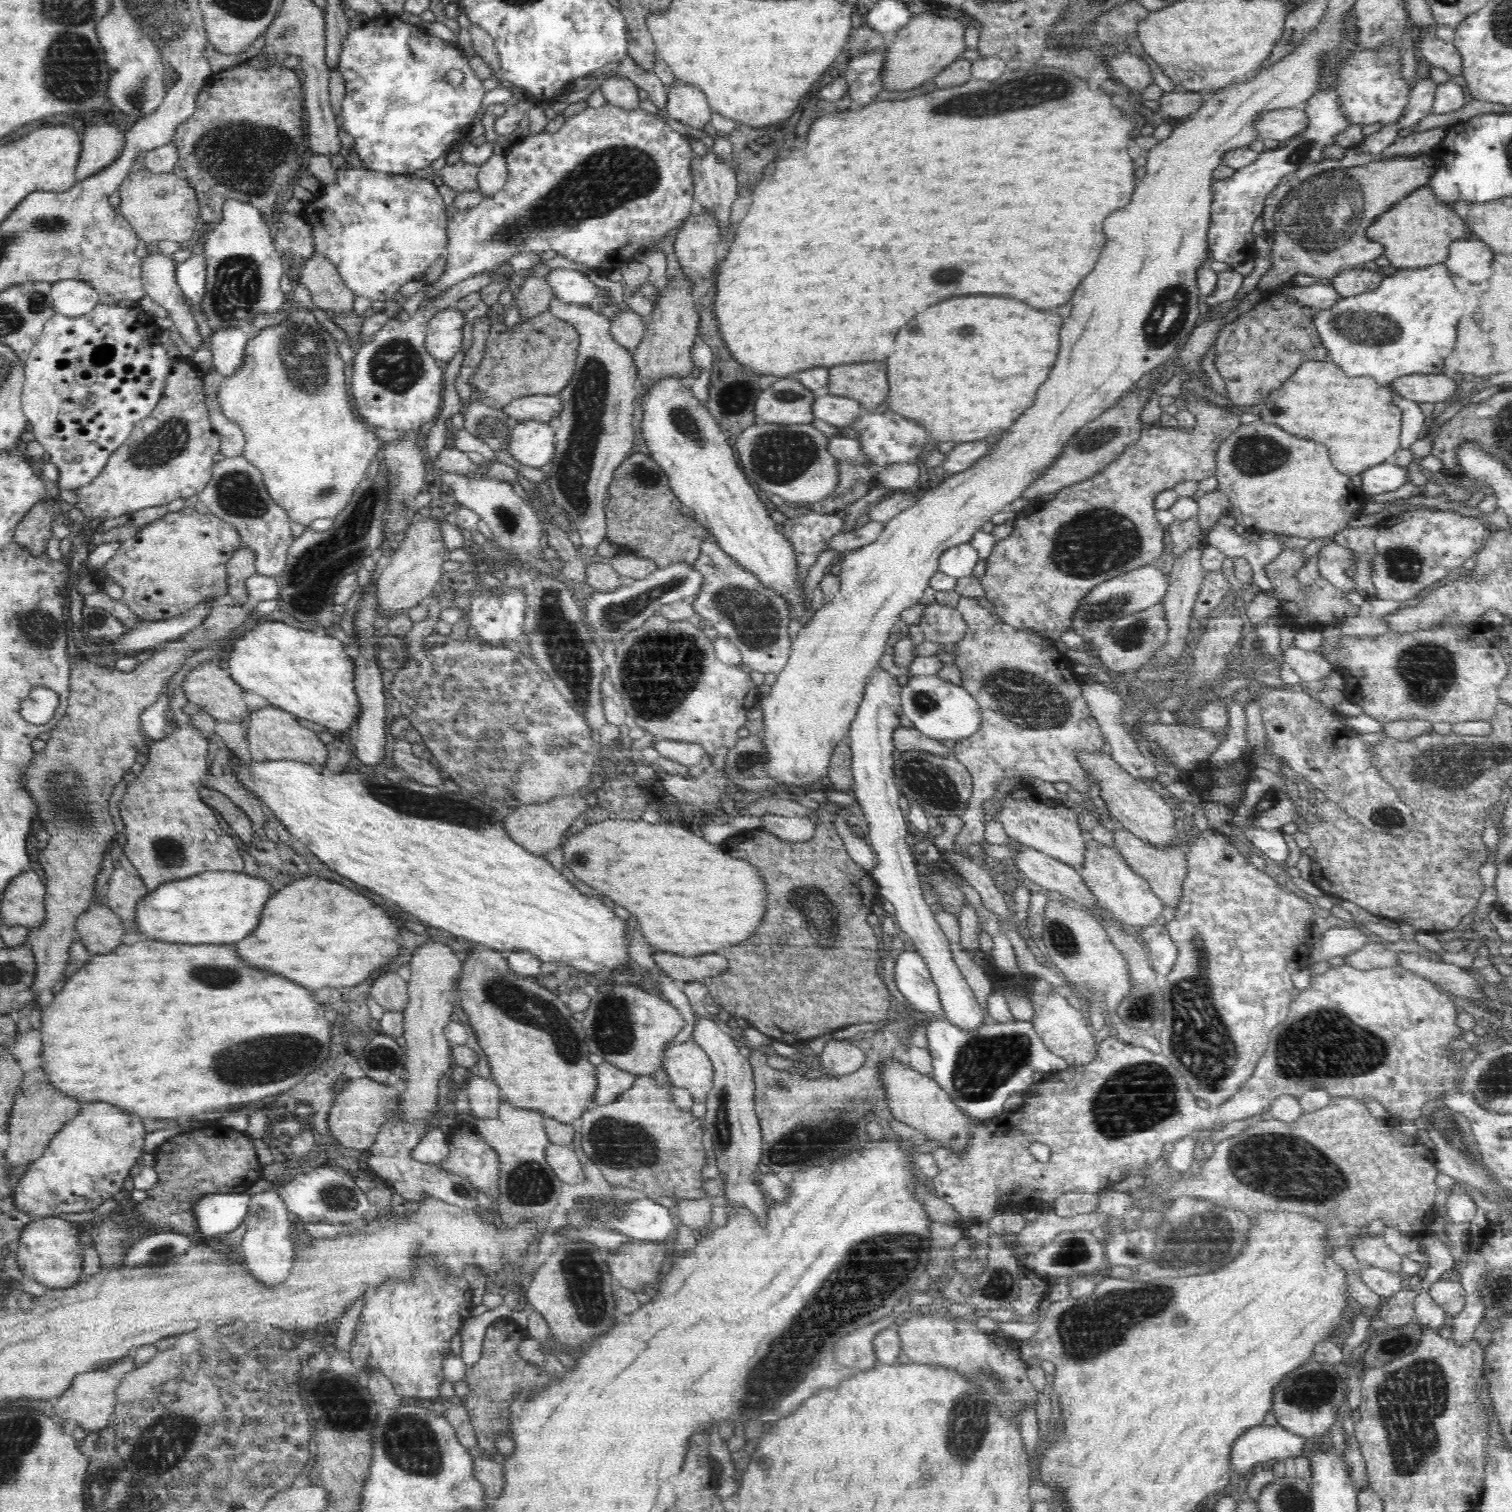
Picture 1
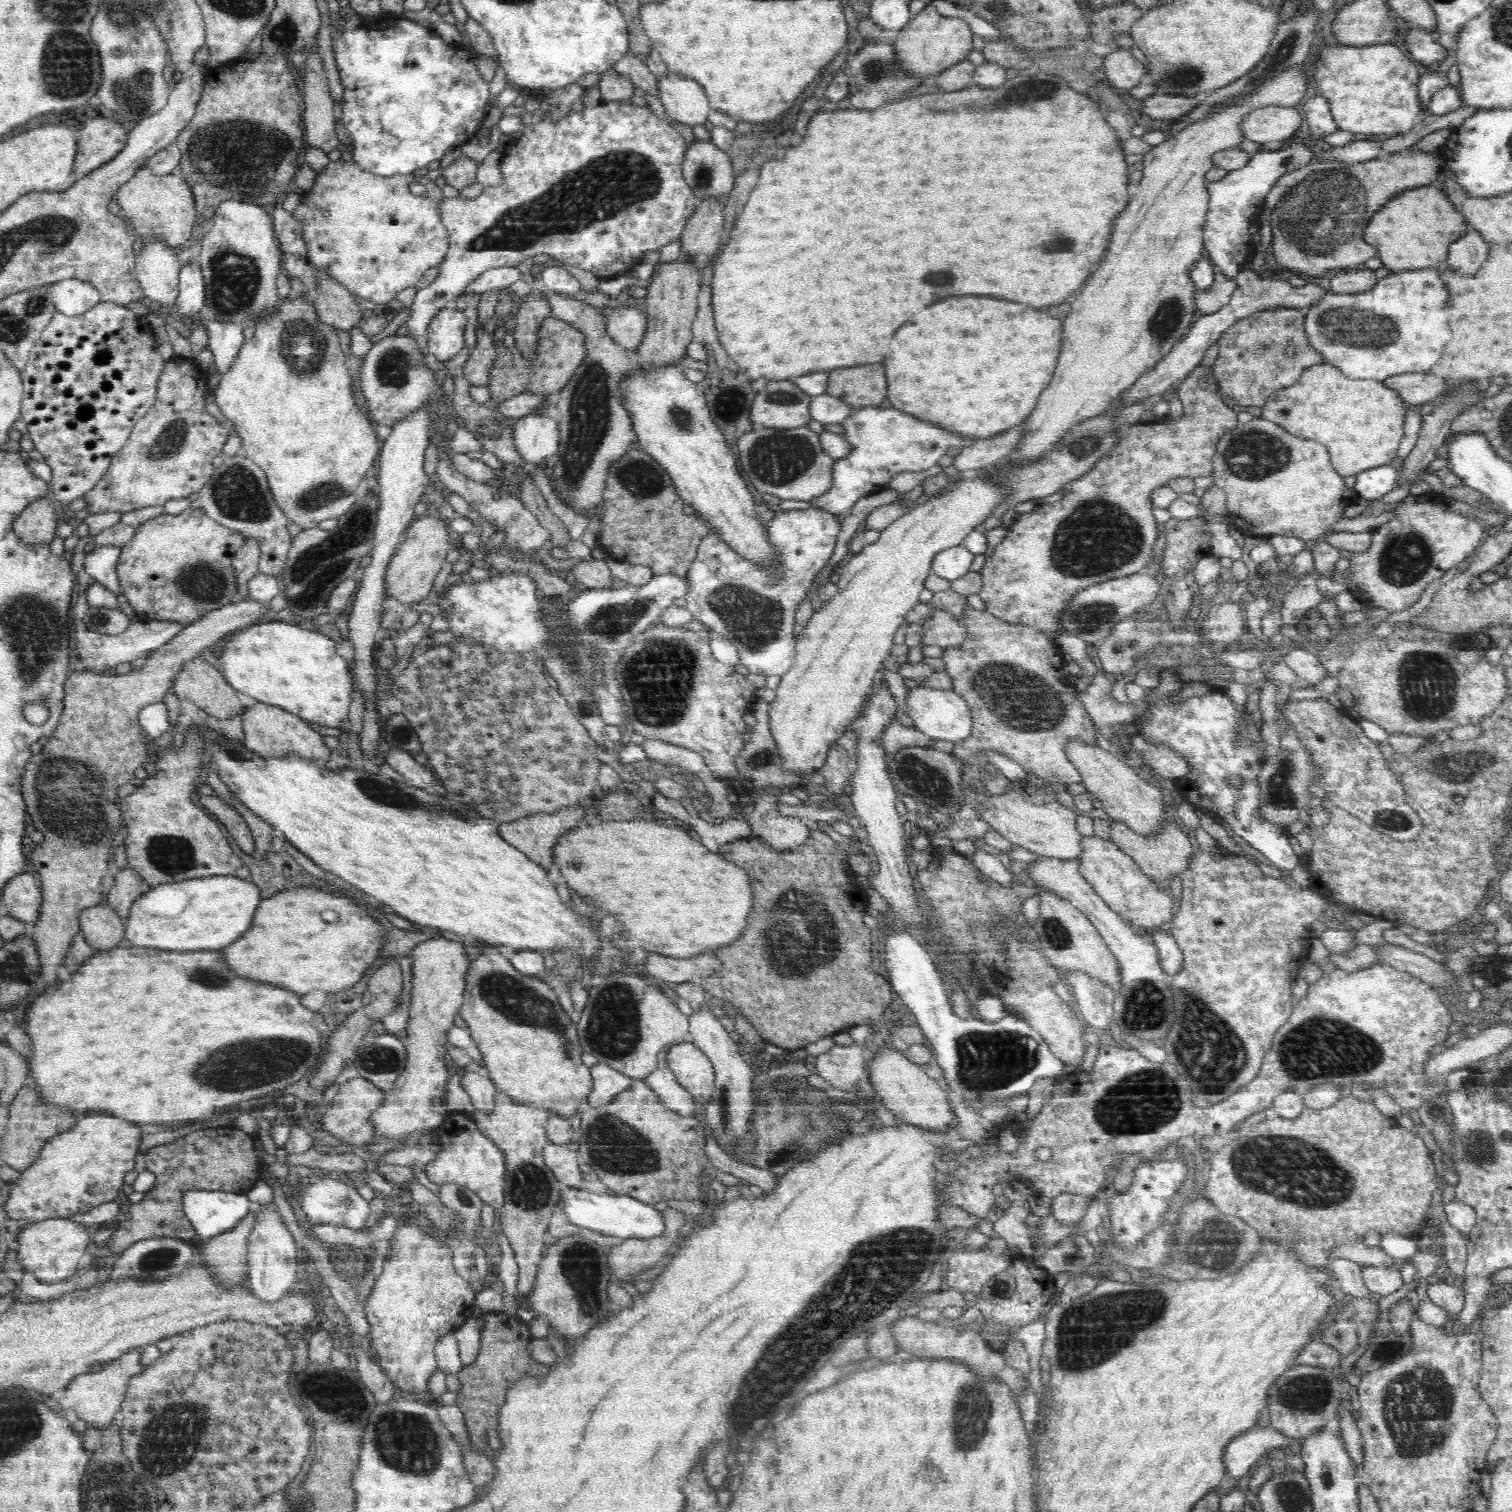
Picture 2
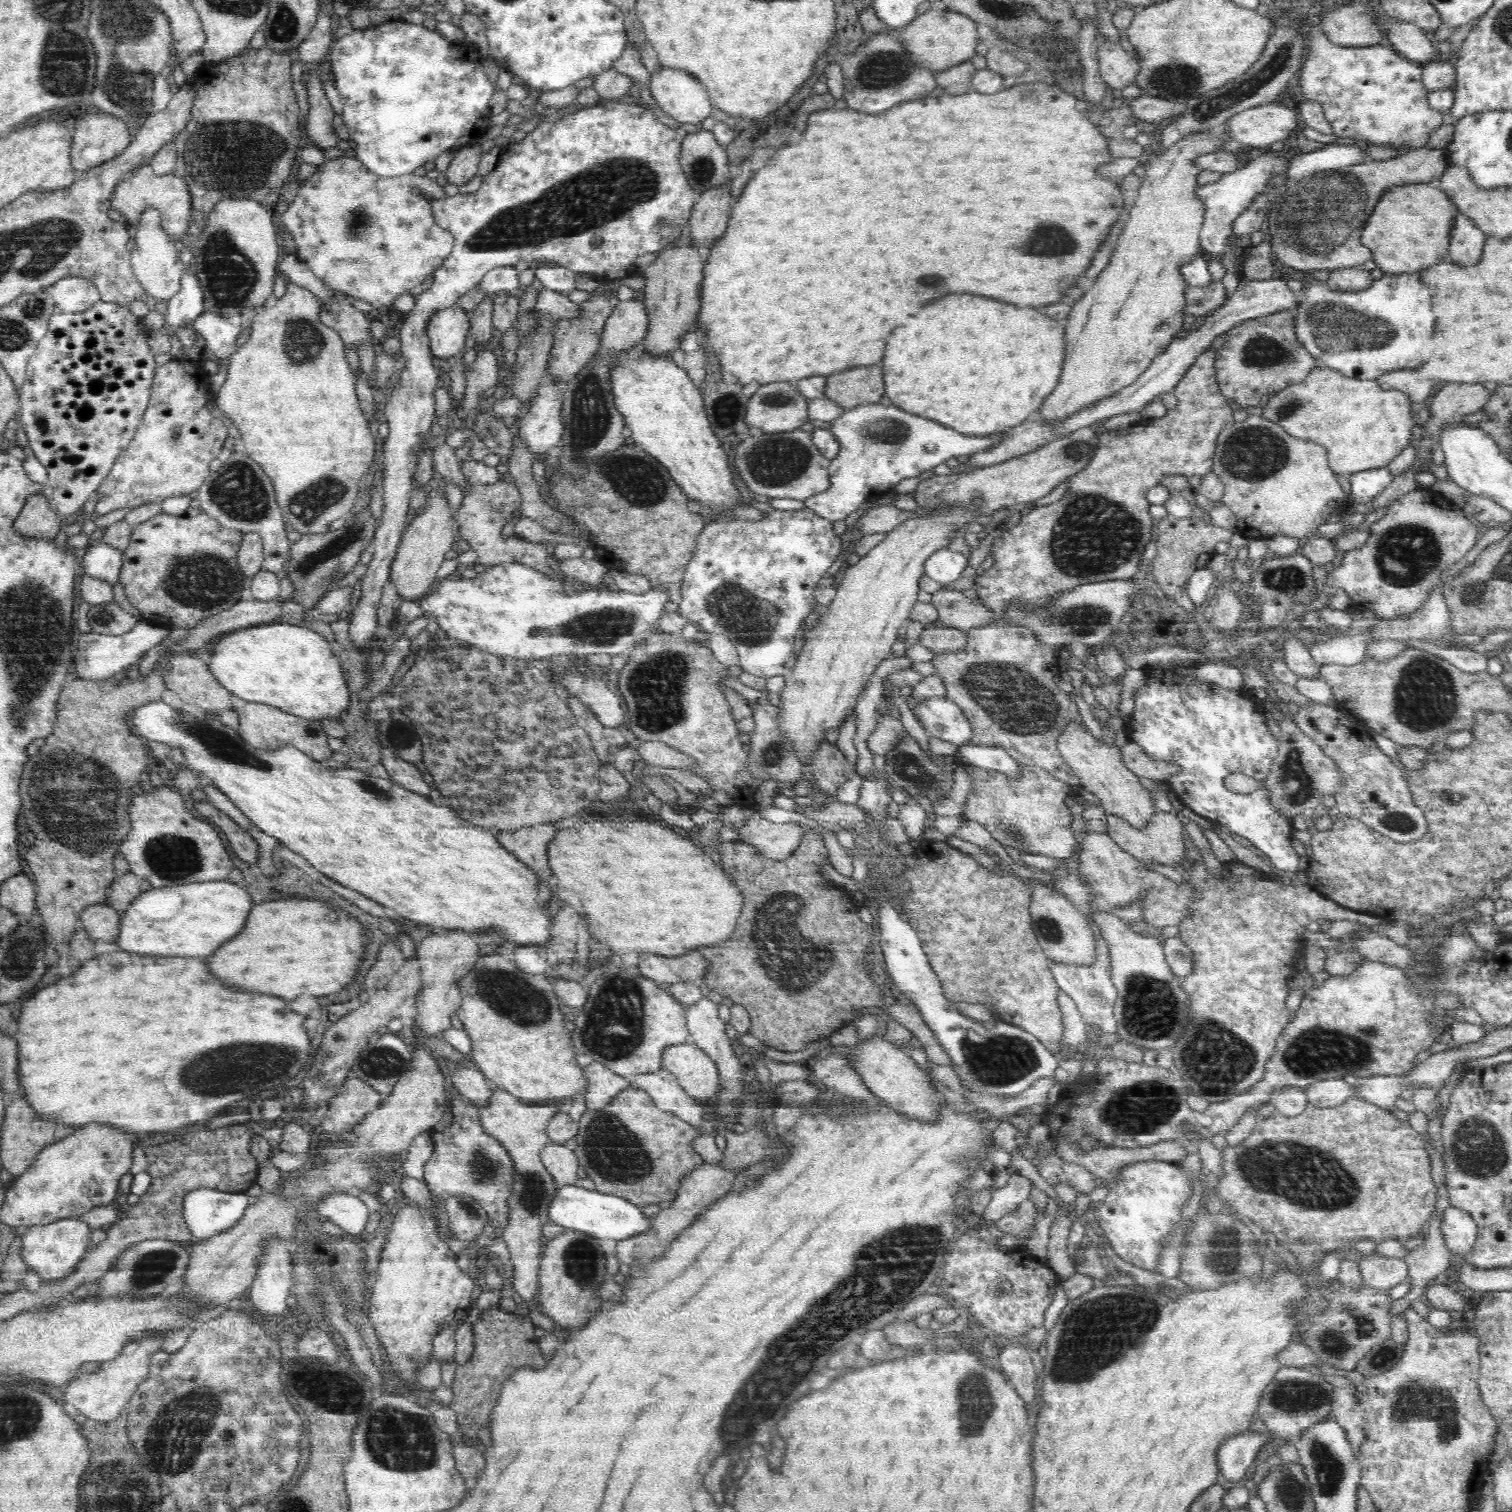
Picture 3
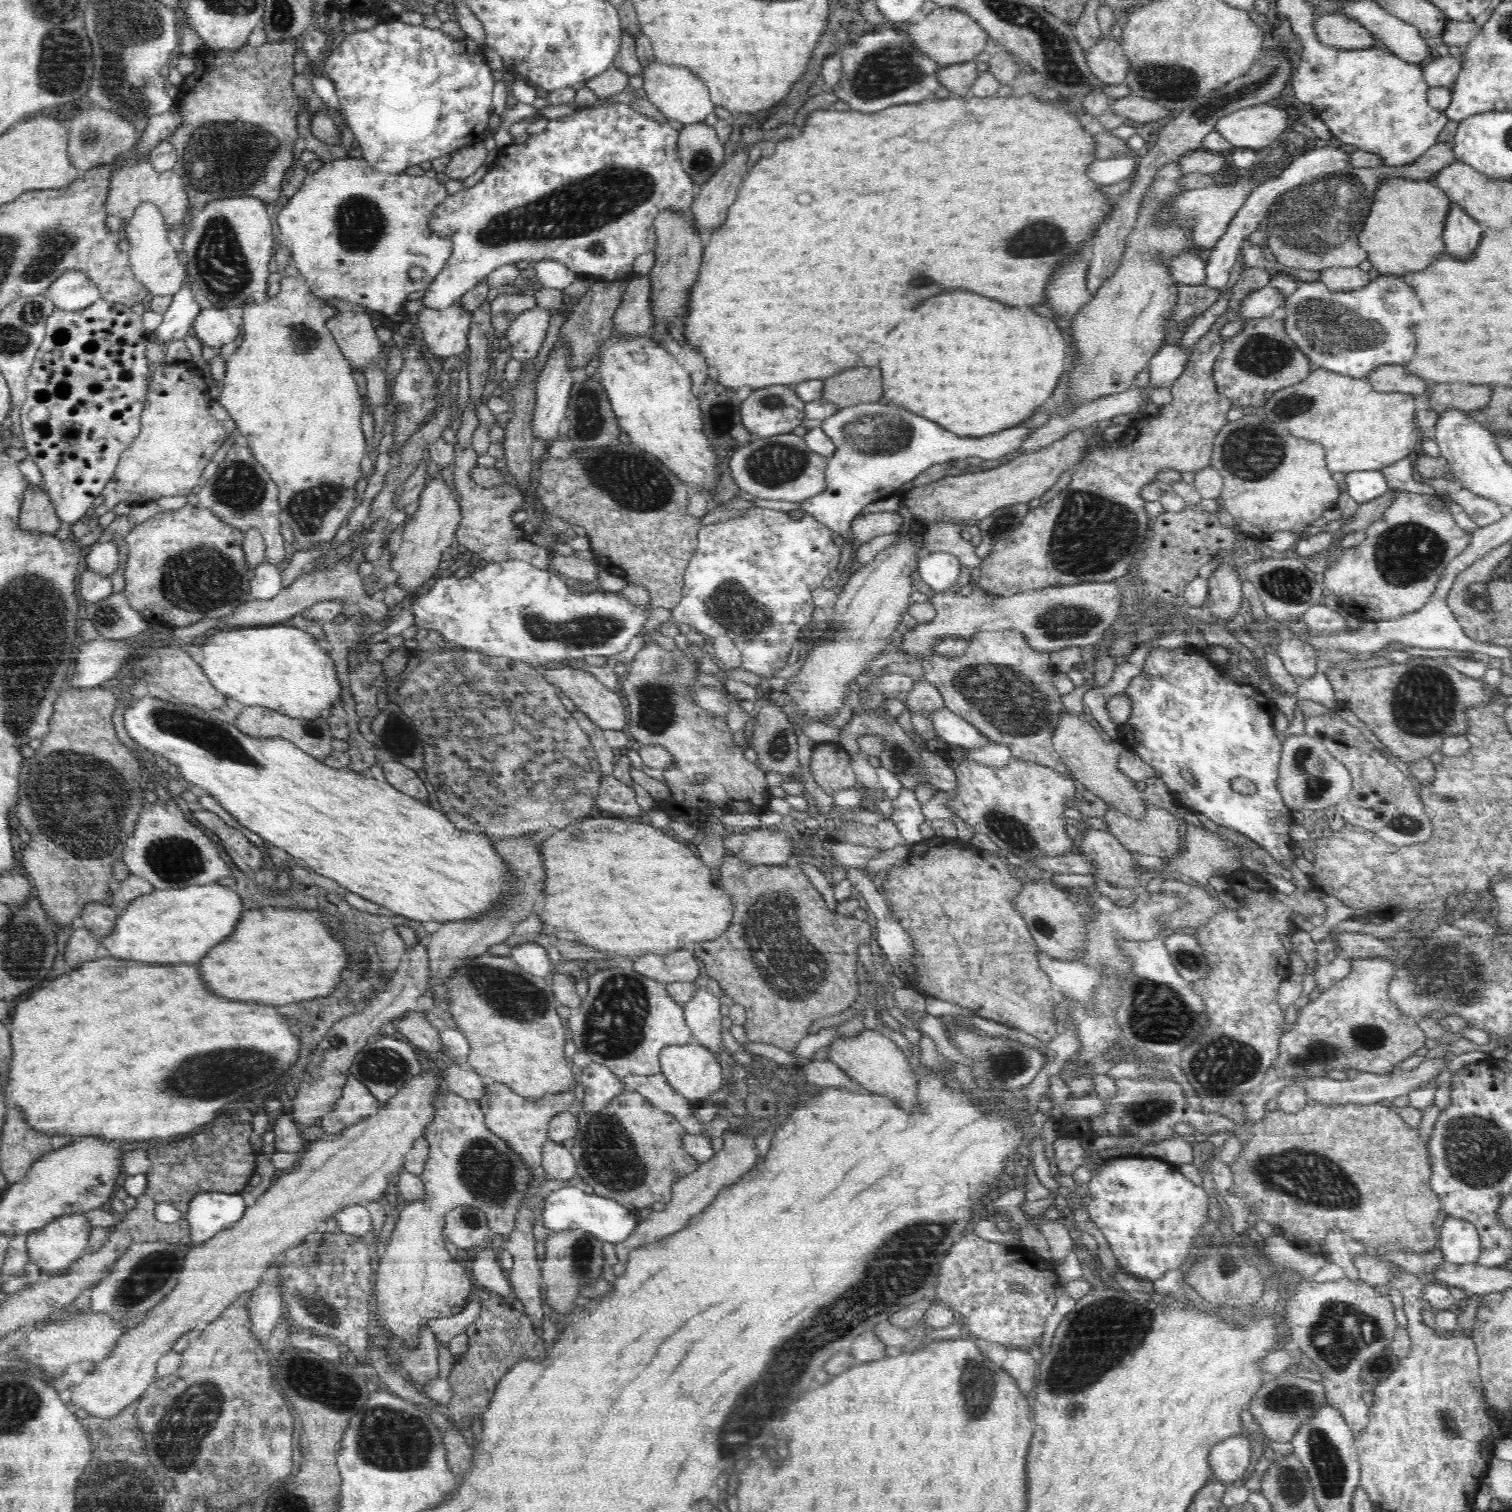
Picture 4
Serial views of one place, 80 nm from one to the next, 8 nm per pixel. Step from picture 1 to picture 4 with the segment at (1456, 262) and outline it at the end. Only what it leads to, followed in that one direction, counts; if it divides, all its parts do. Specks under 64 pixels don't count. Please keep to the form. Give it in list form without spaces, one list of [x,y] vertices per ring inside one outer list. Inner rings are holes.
[[[1452,203],[1444,227],[1444,242],[1448,244],[1446,254],[1450,254],[1454,258],[1470,258],[1482,238],[1480,226],[1481,224],[1466,211],[1461,210],[1460,206]]]

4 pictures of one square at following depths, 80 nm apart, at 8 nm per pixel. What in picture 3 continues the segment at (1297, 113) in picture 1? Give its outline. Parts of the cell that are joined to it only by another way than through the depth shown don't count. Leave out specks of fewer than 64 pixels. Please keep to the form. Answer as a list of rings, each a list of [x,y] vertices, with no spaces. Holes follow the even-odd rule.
[[[1266,103],[1236,113],[1223,123],[1232,140],[1259,148],[1286,139],[1296,128],[1297,113],[1293,106]]]

